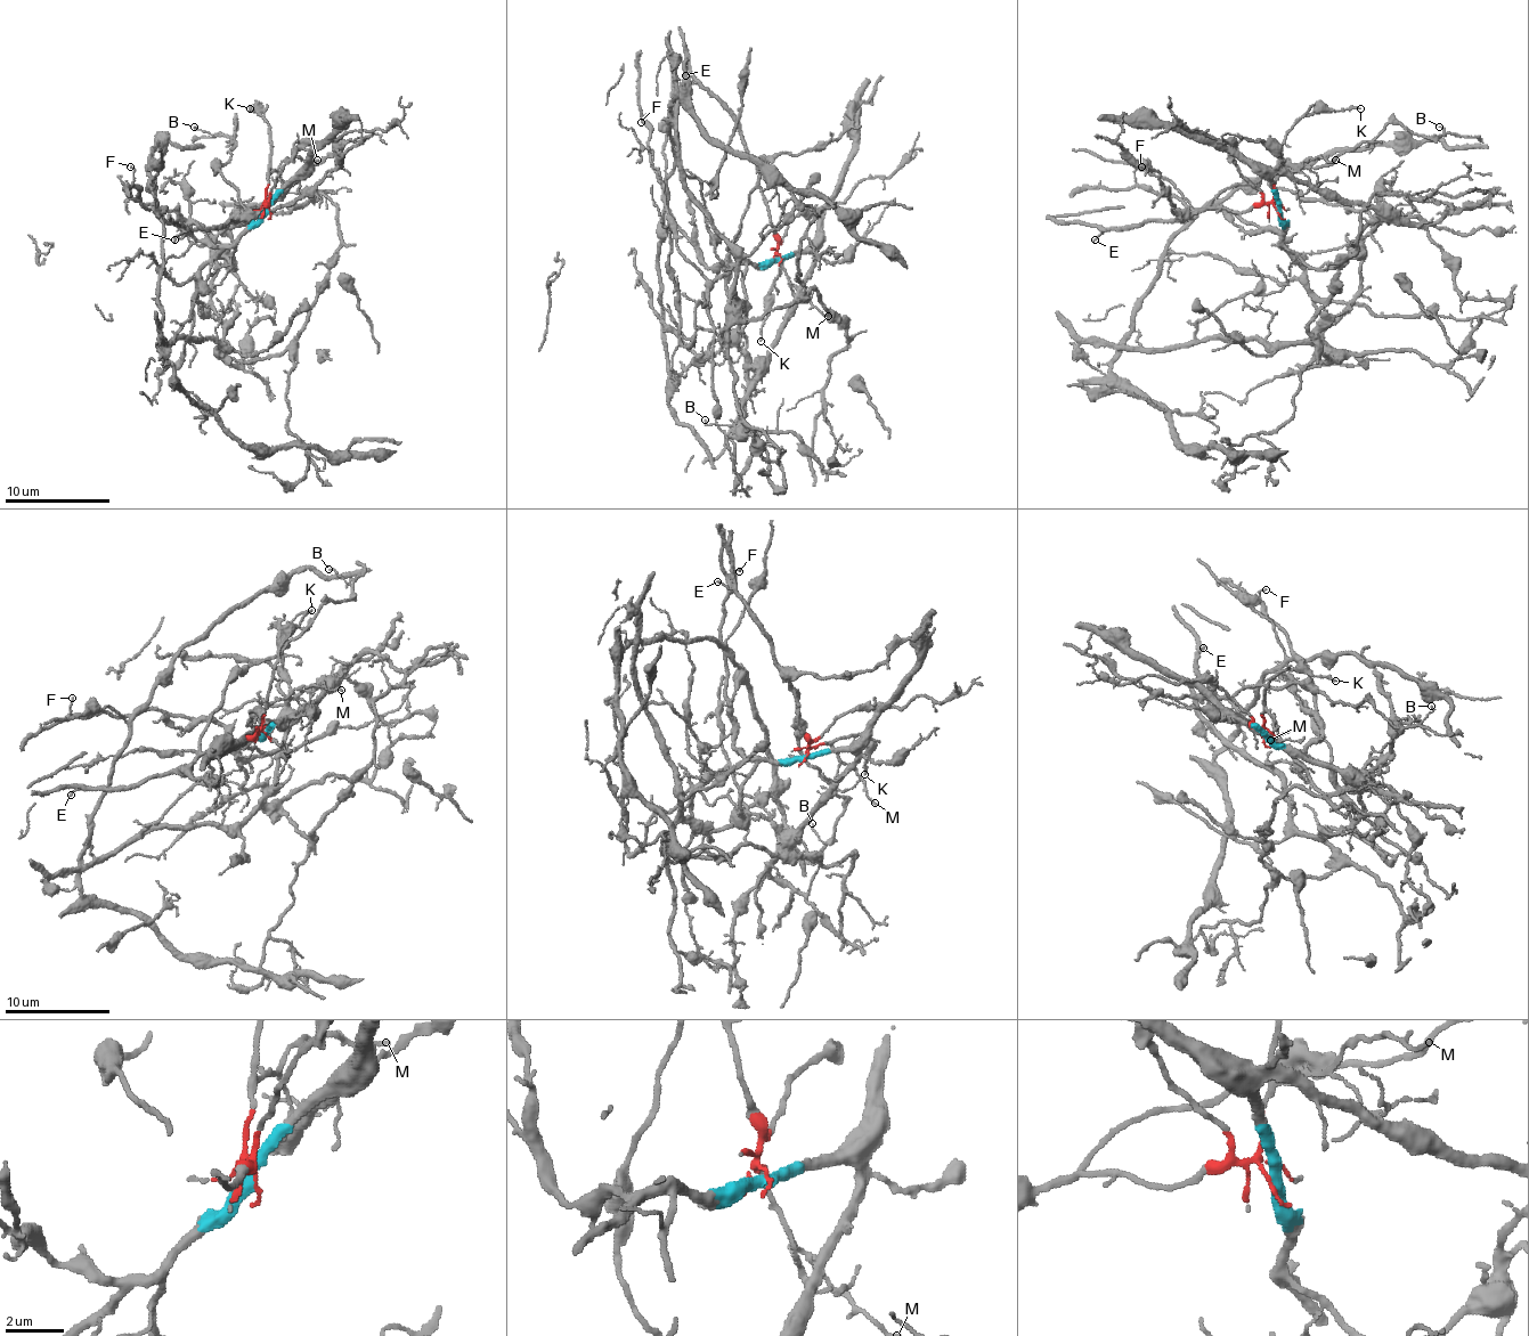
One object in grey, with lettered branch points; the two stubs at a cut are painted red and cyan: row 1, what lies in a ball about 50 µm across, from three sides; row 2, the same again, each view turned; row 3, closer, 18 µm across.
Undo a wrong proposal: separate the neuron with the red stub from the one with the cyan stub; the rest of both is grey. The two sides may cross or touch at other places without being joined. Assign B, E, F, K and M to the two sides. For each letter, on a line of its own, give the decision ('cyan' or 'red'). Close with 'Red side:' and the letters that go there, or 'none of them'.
B: red
E: red
F: cyan
K: red
M: red
Red side: B, E, K, M

